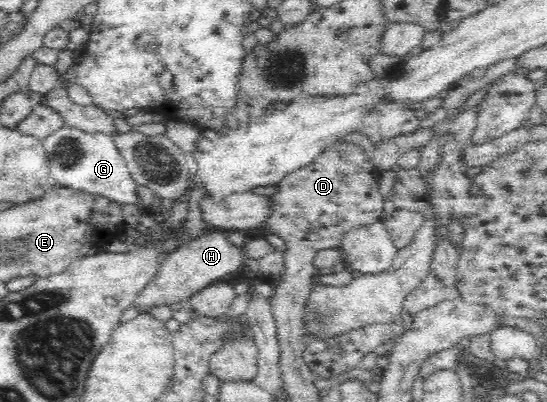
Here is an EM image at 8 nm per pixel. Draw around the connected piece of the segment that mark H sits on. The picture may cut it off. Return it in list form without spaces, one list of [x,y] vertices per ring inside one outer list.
[[[212,231],[196,239],[195,242],[172,251],[162,263],[158,274],[136,294],[136,298],[129,306],[139,310],[141,314],[148,314],[159,306],[188,302],[193,294],[210,286],[218,278],[240,271],[246,259],[244,249],[226,239],[223,233],[224,231]]]

